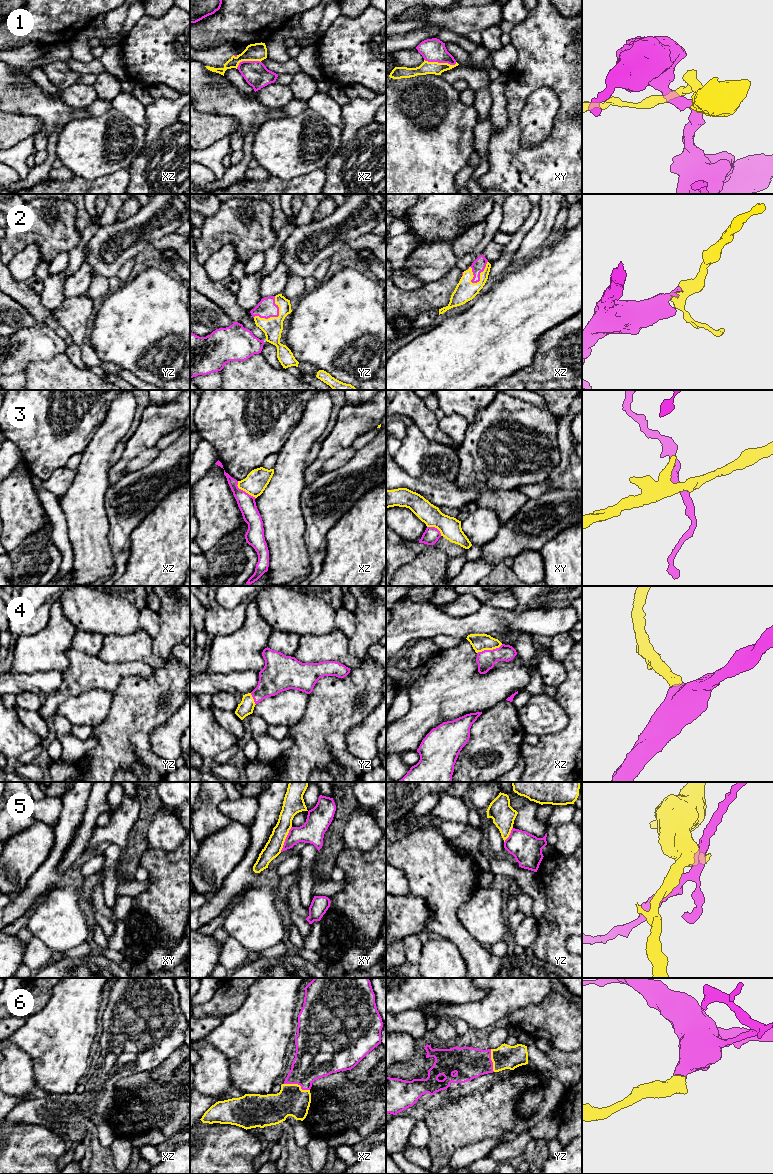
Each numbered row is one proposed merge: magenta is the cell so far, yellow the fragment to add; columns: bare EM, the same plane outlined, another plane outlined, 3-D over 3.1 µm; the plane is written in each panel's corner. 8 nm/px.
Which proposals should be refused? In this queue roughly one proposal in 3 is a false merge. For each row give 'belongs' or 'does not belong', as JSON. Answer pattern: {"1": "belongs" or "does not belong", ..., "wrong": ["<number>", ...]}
{"1": "does not belong", "2": "belongs", "3": "does not belong", "4": "belongs", "5": "does not belong", "6": "belongs", "wrong": ["1", "3", "5"]}

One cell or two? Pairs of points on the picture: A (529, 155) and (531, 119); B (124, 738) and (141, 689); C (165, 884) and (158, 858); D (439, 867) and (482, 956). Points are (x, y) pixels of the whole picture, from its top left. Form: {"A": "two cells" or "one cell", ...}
{"A": "two cells", "B": "one cell", "C": "one cell", "D": "one cell"}

